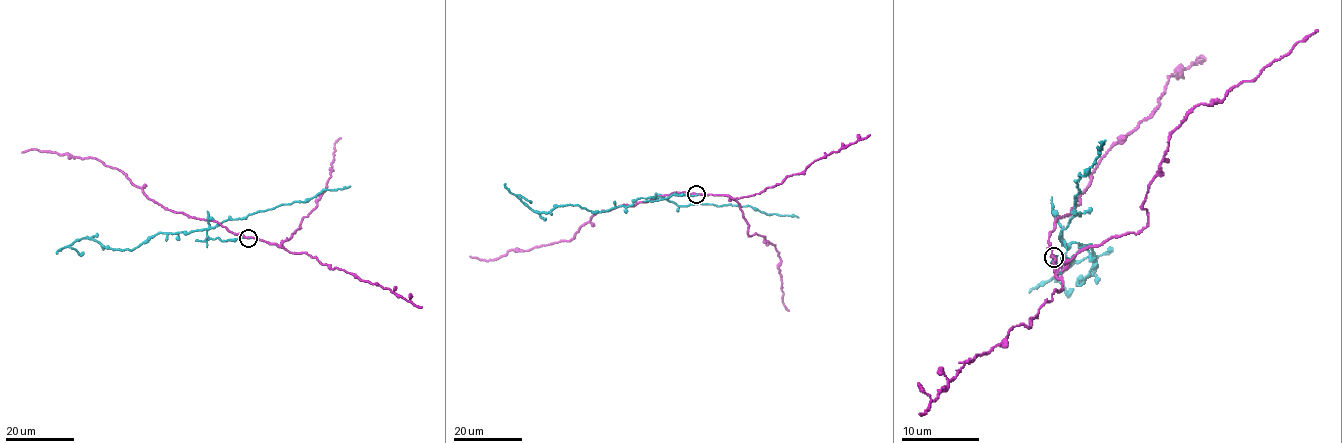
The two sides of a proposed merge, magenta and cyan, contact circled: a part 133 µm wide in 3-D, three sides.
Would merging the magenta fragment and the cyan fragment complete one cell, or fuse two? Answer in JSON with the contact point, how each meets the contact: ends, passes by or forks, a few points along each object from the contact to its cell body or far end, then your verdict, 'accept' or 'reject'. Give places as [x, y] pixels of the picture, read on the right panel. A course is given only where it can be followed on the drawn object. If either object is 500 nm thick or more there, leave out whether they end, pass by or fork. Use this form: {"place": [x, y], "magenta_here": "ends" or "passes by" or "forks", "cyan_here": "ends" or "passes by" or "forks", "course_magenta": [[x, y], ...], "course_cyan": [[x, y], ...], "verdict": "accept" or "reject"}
{"place": [1053, 257], "magenta_here": "passes by", "cyan_here": "ends", "course_magenta": [[1053, 257], [1053, 223], [1078, 204], [1110, 149], [1159, 106], [1168, 77], [1194, 63]], "course_cyan": [[1053, 257], [1061, 237], [1088, 245], [1080, 284], [1094, 259], [1055, 276], [1073, 288]], "verdict": "reject"}

